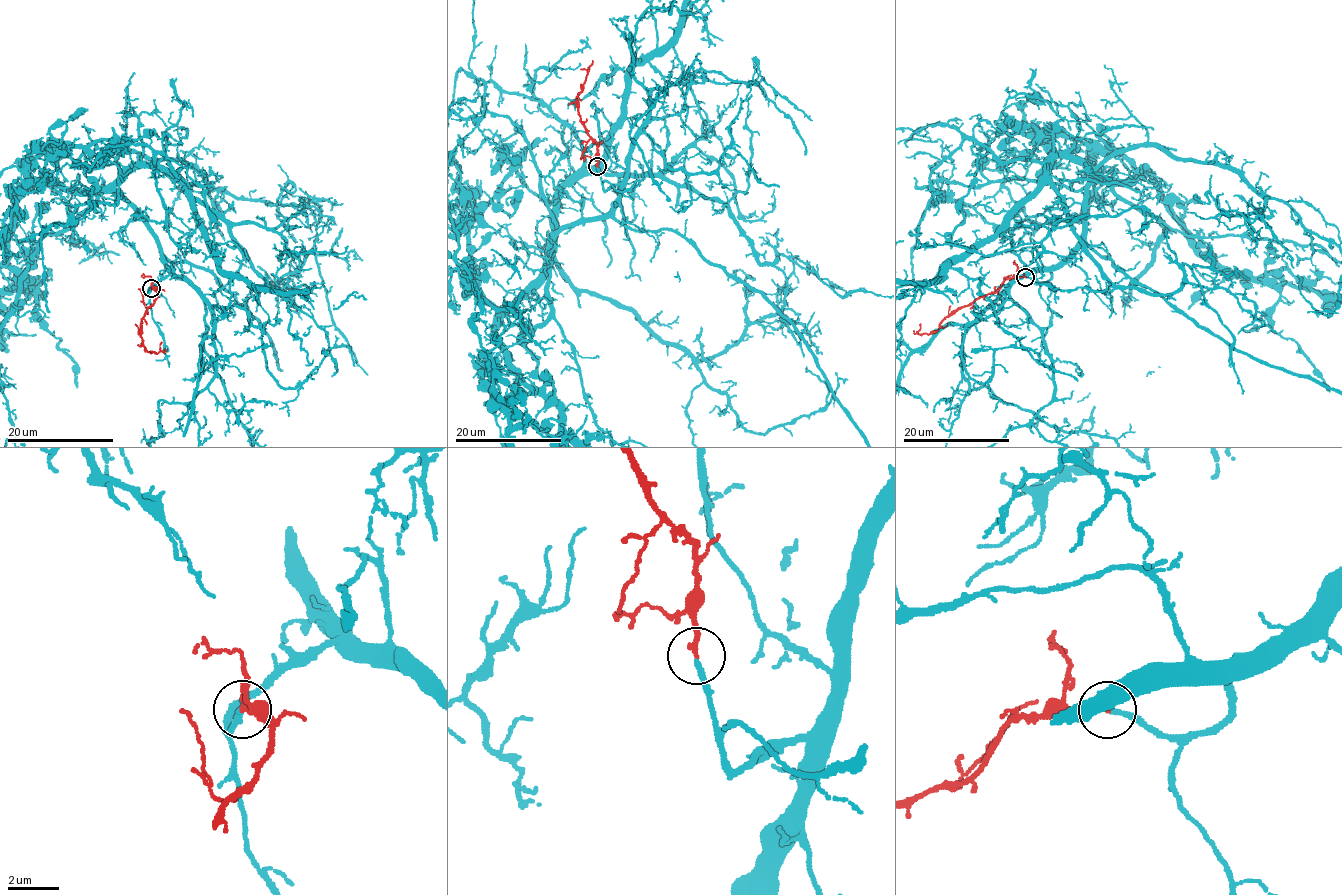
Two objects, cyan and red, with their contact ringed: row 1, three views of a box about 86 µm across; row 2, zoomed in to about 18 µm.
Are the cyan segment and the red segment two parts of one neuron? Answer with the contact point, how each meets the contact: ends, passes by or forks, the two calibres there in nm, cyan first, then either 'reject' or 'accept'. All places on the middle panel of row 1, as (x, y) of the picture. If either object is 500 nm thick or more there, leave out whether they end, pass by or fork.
place (597, 166); cyan ends; red ends; calibres 200 and 240 nm; accept

